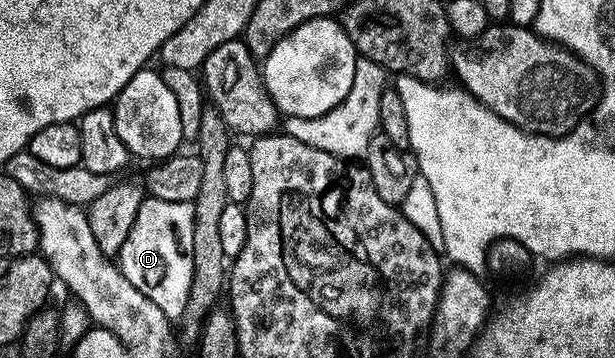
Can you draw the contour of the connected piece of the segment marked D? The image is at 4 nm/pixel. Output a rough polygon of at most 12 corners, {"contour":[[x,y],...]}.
{"contour":[[147,197],[123,246],[124,277],[182,316],[195,259],[192,204]]}

